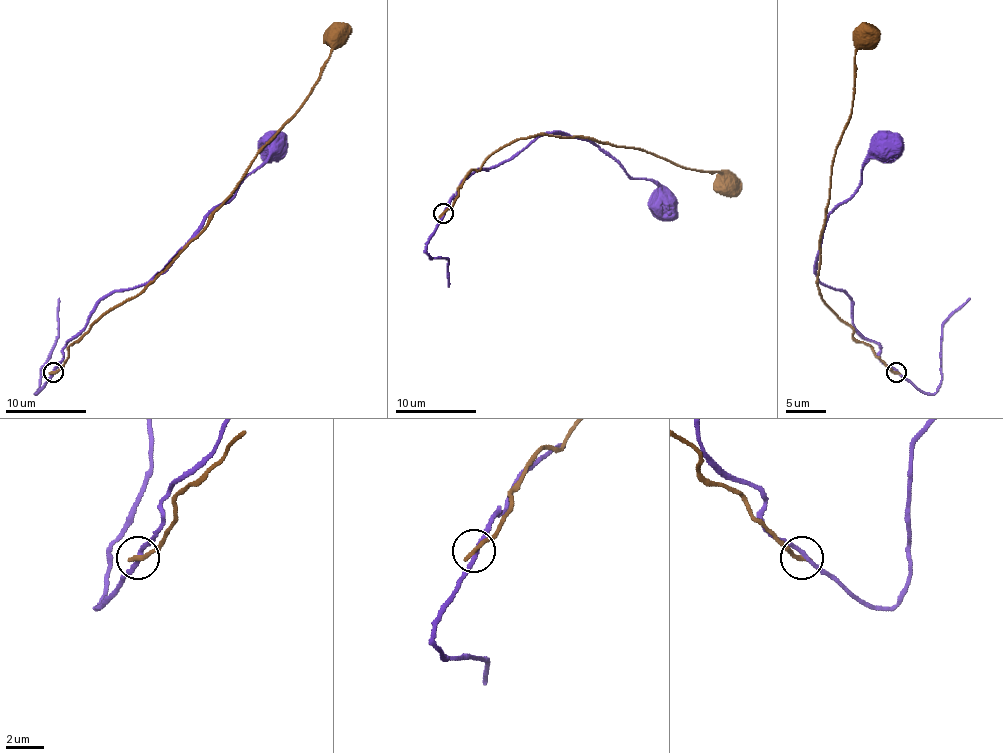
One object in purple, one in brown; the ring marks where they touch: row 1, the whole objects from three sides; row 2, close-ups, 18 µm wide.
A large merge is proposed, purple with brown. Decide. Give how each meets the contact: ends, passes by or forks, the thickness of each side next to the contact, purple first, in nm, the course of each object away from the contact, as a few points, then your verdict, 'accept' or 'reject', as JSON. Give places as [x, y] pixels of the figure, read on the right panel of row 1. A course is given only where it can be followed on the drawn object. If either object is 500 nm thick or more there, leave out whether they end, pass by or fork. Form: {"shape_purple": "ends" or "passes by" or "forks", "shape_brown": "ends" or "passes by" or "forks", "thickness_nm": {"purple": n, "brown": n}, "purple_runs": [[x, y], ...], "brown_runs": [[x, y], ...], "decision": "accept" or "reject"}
{"shape_purple": "passes by", "shape_brown": "ends", "thickness_nm": {"purple": 200, "brown": 280}, "purple_runs": [[896, 372], [855, 328], [851, 299], [815, 271], [825, 219], [885, 145]], "brown_runs": [[896, 372], [853, 336], [821, 299], [817, 285], [819, 235], [835, 147], [851, 112], [853, 58], [869, 38]], "decision": "reject"}

